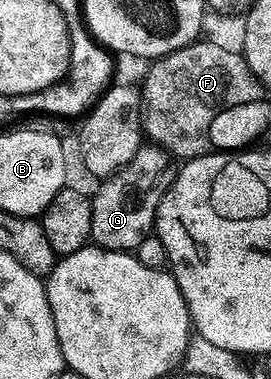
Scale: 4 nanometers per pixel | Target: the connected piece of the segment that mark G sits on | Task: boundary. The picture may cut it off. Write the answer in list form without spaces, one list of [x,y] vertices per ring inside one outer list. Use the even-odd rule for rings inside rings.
[[[144,145],[122,169],[105,178],[98,193],[91,198],[91,242],[98,248],[127,252],[151,234],[159,201],[169,185],[169,156],[159,146]],[[167,175],[167,177],[166,177]]]

